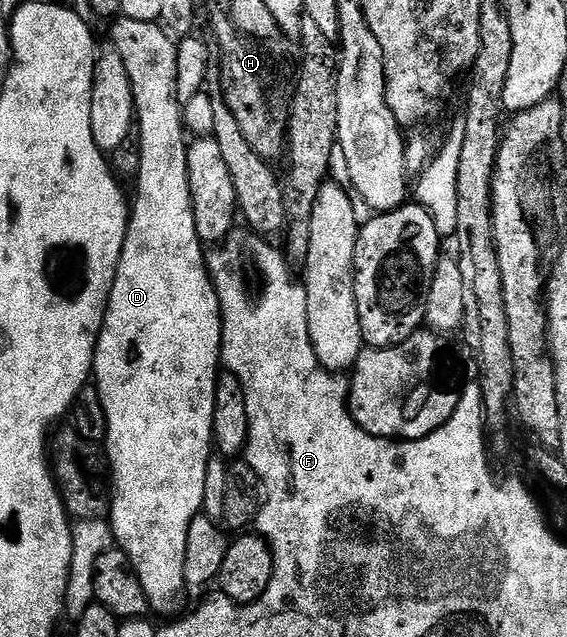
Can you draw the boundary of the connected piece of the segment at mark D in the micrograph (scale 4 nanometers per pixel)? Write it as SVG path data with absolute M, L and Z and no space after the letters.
M120 16L111 29L110 44L121 55L121 63L125 63L125 71L129 71L129 83L133 87L134 120L137 122L139 146L141 147L141 167L137 171L139 177L139 194L129 209L127 234L121 251L121 259L117 263L117 275L113 279L113 291L109 295L109 303L105 311L105 319L101 327L99 342L95 348L95 368L93 370L93 384L101 395L101 407L105 407L107 416L107 440L105 442L105 461L109 466L111 479L111 524L114 544L122 549L135 568L137 579L141 583L141 591L145 591L150 612L160 613L163 619L171 619L183 605L189 593L189 586L185 583L185 542L189 540L189 523L200 516L205 495L205 471L209 459L213 456L213 407L215 406L215 392L221 372L221 350L223 348L223 320L221 307L217 299L217 291L211 282L211 275L207 271L205 246L200 241L195 230L193 219L193 201L189 191L189 167L187 166L187 146L183 111L181 102L175 92L177 87L177 45L172 34L163 28L162 24L153 21L134 21Z

